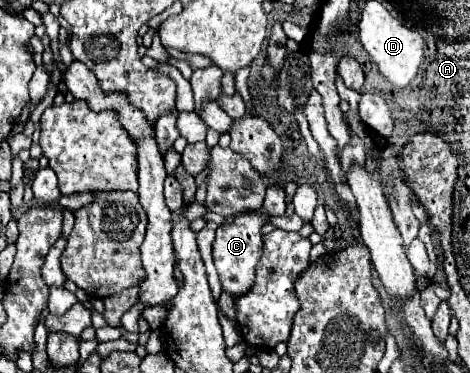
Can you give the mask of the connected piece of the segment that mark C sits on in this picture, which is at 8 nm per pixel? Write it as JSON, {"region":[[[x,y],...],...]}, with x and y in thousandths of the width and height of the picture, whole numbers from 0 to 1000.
{"region":[[[513,574],[500,579],[491,601],[466,606],[457,622],[457,649],[453,649],[453,697],[457,718],[466,729],[470,772],[474,783],[491,794],[517,794],[530,783],[543,751],[543,713],[547,697],[555,692],[555,606],[564,601],[572,579],[547,579],[547,574]]]}

